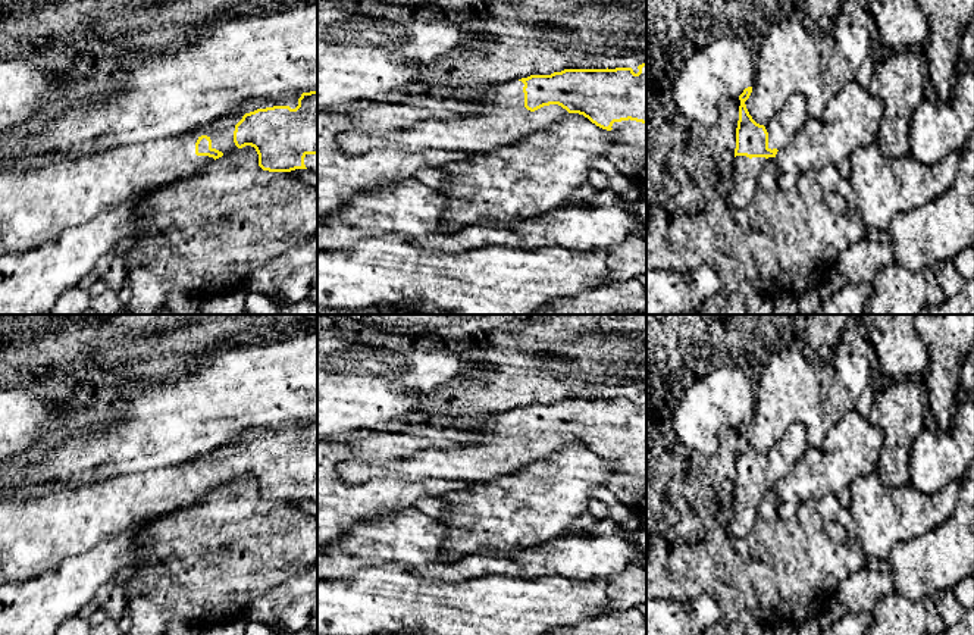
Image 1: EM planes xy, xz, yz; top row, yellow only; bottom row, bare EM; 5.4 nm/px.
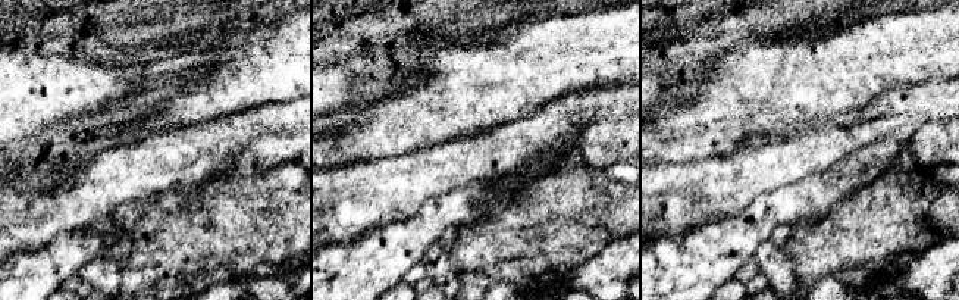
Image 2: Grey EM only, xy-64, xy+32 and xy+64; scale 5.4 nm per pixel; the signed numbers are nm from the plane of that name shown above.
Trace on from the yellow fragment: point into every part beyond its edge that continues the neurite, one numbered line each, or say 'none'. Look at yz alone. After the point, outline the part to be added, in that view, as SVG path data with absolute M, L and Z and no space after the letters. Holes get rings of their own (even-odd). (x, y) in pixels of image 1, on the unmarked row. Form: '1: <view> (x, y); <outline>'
1: yz (747, 501); M736 485L733 491L733 514L727 526L730 538L746 538L755 526L758 509L768 491L774 487Z

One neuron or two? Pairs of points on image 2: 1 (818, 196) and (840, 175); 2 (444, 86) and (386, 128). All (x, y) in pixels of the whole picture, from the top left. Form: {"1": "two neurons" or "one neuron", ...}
{"1": "one neuron", "2": "one neuron"}

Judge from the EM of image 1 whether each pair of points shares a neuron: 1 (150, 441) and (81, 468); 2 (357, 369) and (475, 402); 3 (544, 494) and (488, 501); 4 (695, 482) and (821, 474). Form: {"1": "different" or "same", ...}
{"1": "same", "2": "different", "3": "same", "4": "different"}

